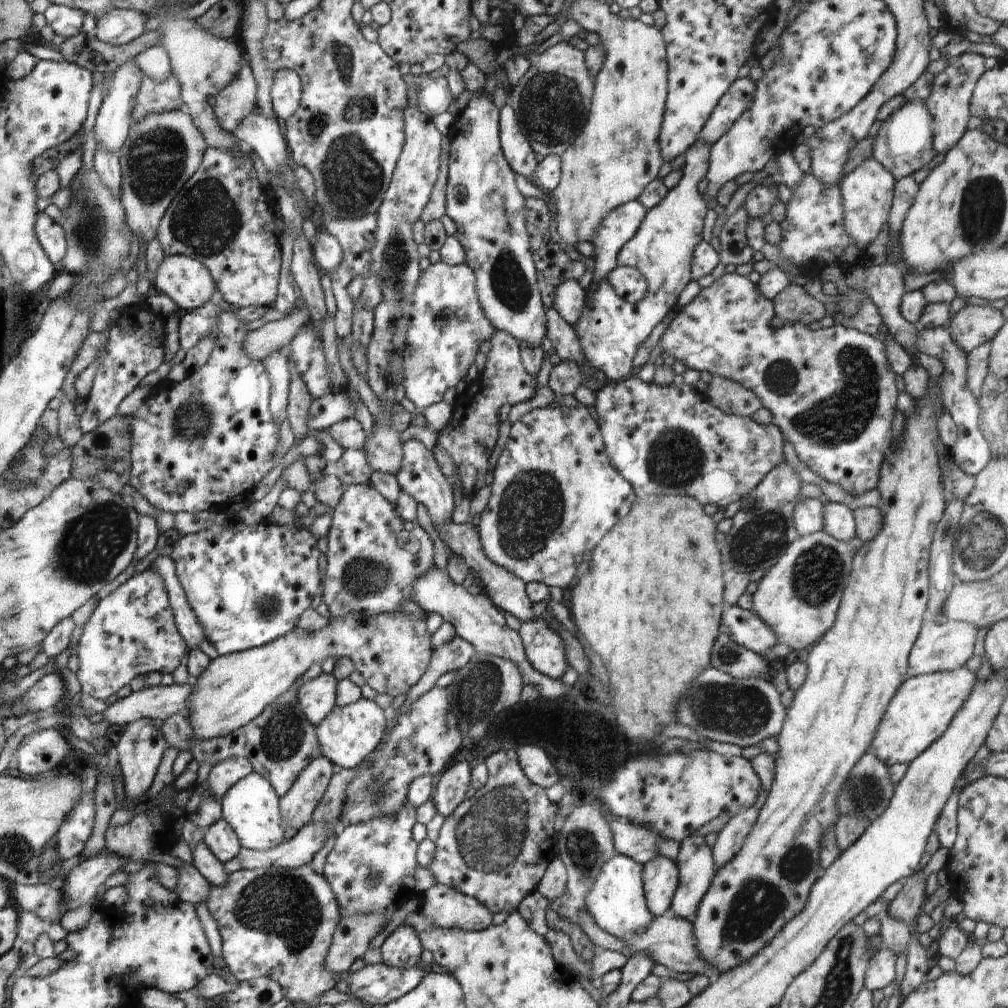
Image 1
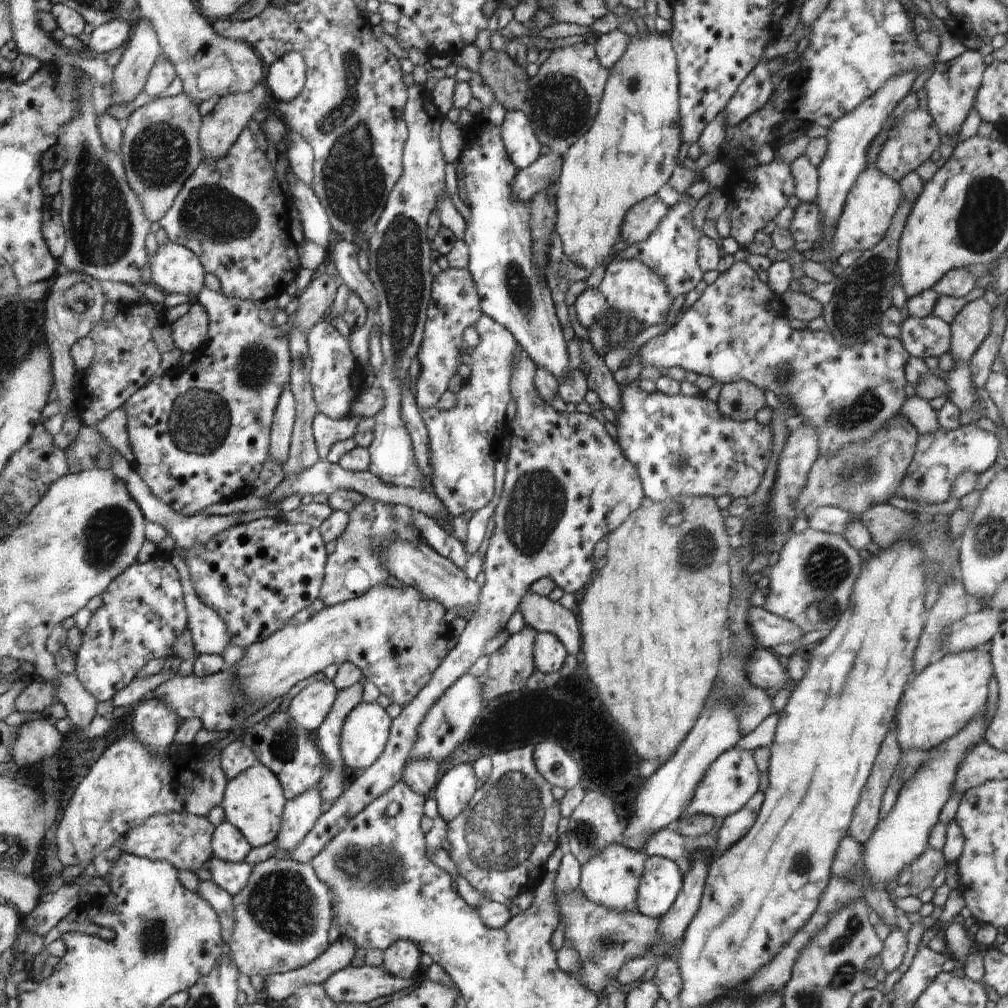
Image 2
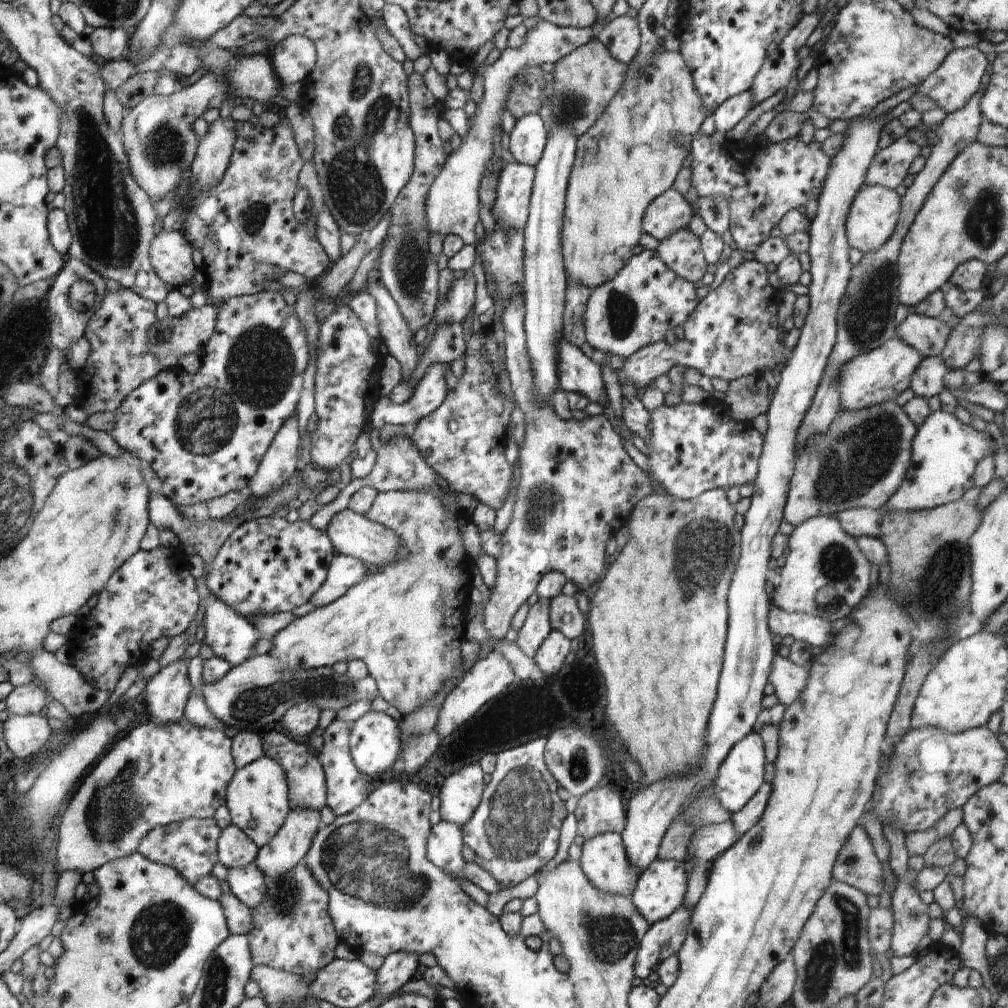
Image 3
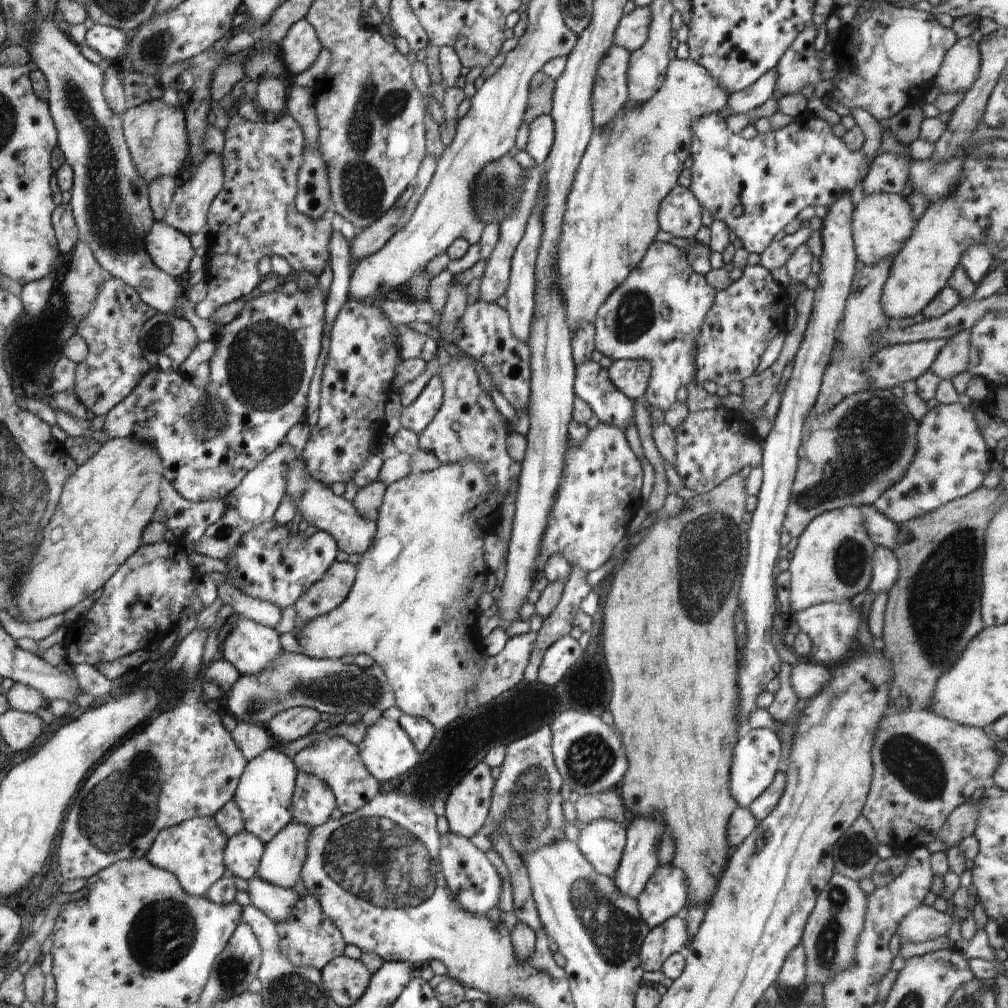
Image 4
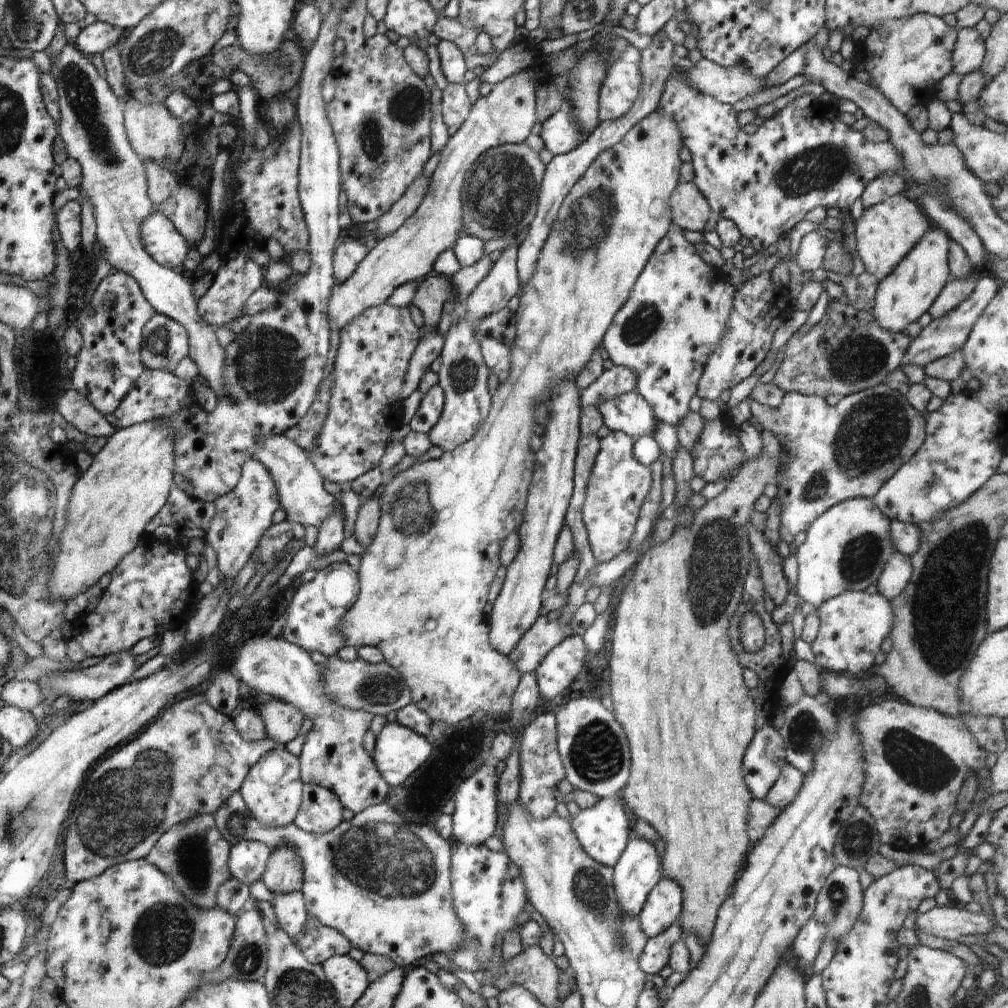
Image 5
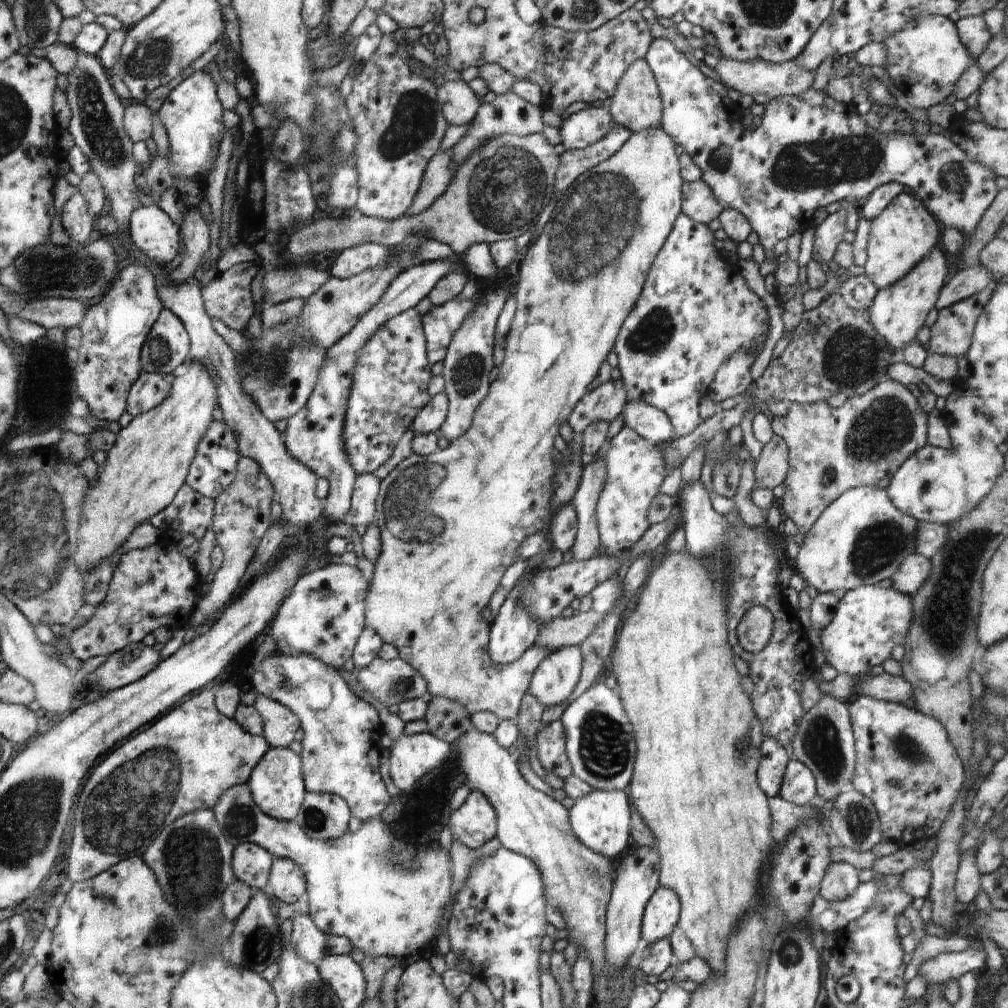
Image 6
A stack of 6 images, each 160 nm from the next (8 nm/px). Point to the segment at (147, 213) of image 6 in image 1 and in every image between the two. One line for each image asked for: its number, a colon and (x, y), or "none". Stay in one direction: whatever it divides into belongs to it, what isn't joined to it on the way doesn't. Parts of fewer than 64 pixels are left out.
1: (186, 281)
2: (175, 269)
3: (171, 255)
4: (171, 251)
5: (164, 242)

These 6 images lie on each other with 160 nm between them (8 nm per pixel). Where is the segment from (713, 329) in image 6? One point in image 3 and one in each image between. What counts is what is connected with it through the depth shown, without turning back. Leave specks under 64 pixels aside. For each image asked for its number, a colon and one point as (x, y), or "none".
3: (637, 308)
4: (655, 314)
5: (676, 312)

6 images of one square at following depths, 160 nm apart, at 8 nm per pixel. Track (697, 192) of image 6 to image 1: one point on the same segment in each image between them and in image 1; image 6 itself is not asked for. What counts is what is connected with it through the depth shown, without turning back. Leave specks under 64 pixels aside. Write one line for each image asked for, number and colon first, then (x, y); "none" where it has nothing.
1: (619, 225)
2: (641, 219)
3: (670, 212)
4: (679, 214)
5: (690, 210)

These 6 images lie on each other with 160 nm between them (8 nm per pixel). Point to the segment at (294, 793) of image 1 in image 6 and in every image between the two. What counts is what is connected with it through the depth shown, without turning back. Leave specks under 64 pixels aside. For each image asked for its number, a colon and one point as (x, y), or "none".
2: (299, 815)
3: (290, 846)
4: (283, 858)
5: (284, 873)
6: (287, 881)

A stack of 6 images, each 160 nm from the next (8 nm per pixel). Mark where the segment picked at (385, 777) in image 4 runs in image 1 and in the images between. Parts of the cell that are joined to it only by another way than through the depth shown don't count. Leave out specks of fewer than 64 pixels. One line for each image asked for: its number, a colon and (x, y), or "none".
1: (349, 734)
2: (365, 730)
3: (375, 741)

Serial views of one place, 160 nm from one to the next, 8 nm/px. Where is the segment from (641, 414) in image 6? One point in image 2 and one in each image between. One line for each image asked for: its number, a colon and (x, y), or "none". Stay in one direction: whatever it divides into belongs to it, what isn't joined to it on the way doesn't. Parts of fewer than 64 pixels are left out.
2: (515, 294)
3: (577, 373)
4: (592, 383)
5: (630, 413)

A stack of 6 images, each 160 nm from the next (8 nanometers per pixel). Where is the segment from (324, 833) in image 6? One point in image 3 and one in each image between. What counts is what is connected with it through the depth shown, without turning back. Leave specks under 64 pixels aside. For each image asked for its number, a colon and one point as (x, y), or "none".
3: (306, 782)
4: (313, 802)
5: (321, 811)

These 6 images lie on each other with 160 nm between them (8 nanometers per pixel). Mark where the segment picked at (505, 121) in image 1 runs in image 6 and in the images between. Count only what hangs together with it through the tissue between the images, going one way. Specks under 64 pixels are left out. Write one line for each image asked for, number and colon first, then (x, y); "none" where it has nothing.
2: (523, 146)
3: (528, 139)
4: (541, 136)
5: (560, 134)
6: (583, 128)

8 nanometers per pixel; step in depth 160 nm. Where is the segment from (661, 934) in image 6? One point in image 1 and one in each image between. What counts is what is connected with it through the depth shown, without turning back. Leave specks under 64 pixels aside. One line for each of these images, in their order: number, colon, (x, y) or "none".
1: (660, 874)
2: (662, 879)
3: (661, 888)
4: (666, 894)
5: (664, 903)

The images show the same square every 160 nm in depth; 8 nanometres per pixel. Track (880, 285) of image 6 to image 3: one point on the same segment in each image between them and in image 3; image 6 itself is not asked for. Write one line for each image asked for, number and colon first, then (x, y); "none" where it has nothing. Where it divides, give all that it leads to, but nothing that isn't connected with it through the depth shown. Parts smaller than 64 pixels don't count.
3: (873, 216)
4: (881, 223)
5: (885, 233)

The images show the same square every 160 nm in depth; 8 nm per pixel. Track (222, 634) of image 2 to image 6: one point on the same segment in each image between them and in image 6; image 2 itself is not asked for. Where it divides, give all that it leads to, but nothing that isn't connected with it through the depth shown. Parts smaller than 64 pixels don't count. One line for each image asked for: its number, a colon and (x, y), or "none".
3: (231, 636)
4: (250, 647)
5: (333, 755)
6: (341, 746)

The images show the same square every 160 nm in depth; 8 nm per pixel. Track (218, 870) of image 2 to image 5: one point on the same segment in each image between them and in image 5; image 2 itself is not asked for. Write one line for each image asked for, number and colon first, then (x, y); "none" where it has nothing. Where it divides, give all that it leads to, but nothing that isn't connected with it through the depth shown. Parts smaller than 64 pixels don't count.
3: (248, 885)
4: (279, 903)
5: (290, 909)

